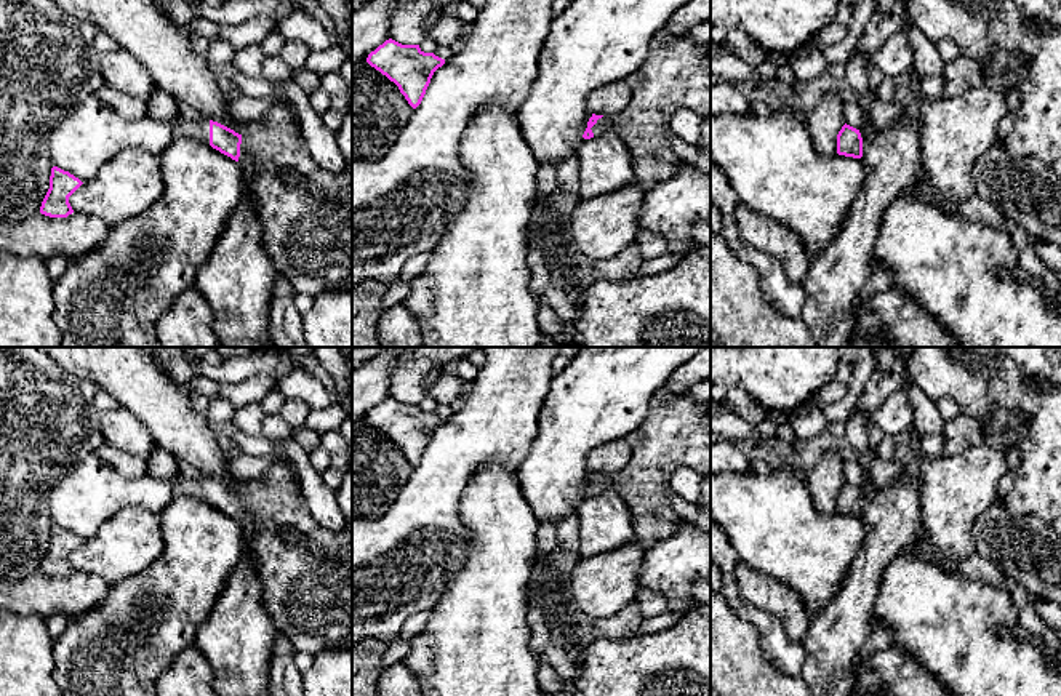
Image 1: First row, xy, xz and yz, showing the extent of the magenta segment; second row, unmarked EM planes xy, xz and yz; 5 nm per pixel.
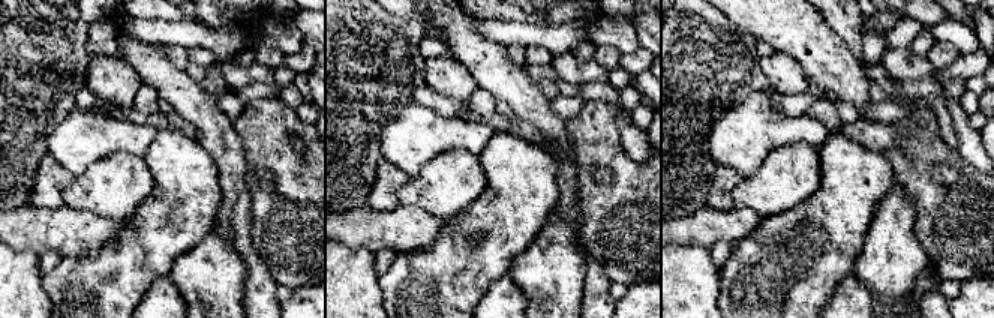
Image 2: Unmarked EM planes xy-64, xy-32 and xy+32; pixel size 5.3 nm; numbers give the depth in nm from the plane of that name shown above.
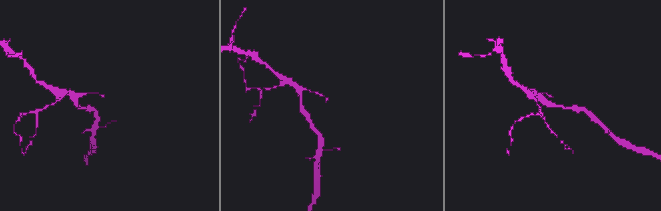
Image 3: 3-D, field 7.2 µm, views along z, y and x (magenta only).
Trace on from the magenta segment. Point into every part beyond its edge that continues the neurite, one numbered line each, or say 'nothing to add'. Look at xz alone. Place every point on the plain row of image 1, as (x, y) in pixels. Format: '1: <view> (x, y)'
1: xz (676, 432)

